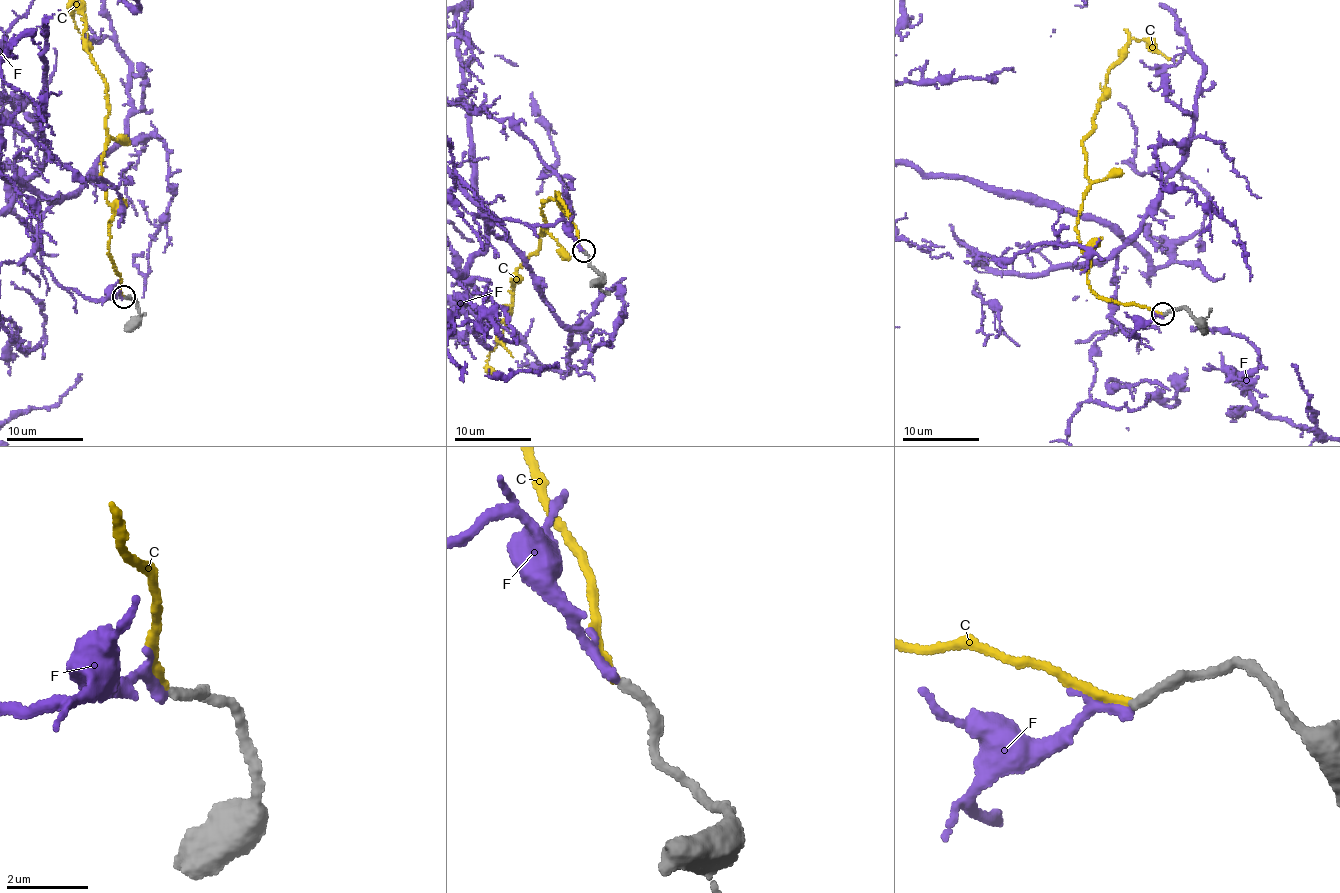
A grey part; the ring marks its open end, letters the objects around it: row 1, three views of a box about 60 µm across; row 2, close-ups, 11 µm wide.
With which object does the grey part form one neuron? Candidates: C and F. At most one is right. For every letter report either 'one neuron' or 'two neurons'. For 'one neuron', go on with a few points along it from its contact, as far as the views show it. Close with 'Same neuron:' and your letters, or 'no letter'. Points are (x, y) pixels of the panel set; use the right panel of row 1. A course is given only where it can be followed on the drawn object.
C: one neuron
F: two neurons
Same neuron: C

